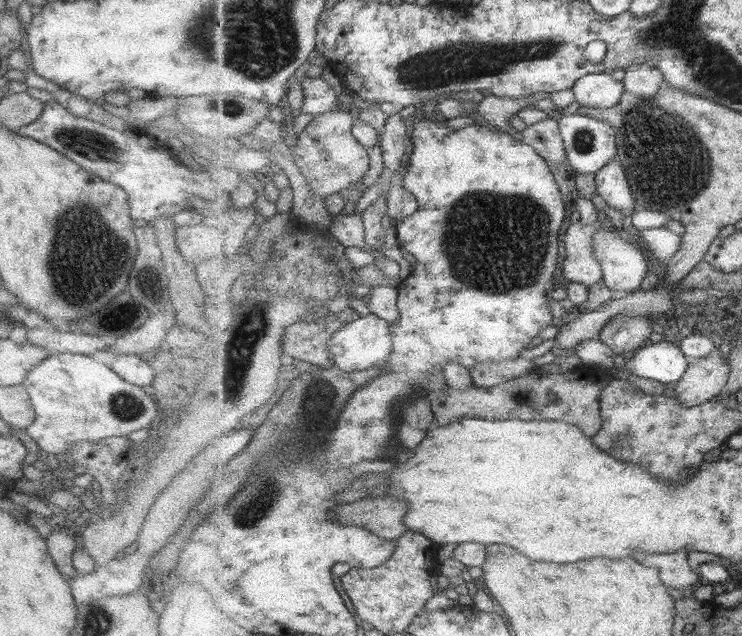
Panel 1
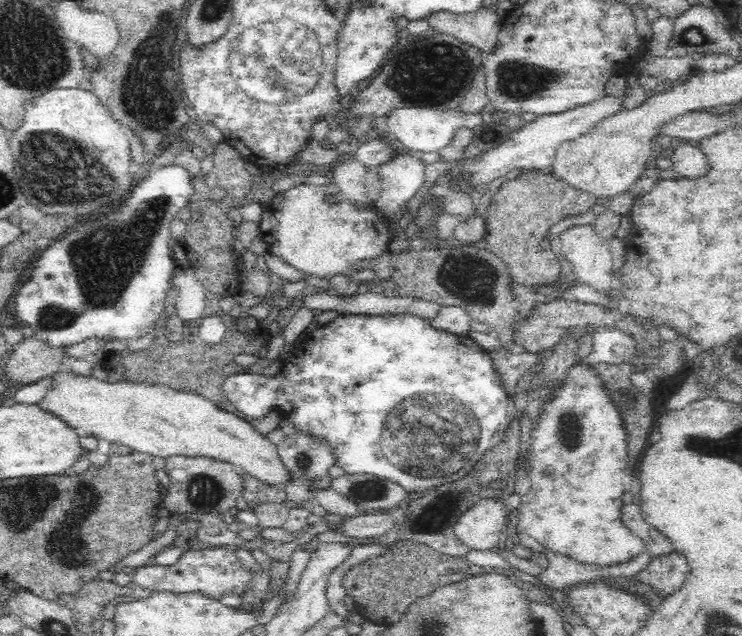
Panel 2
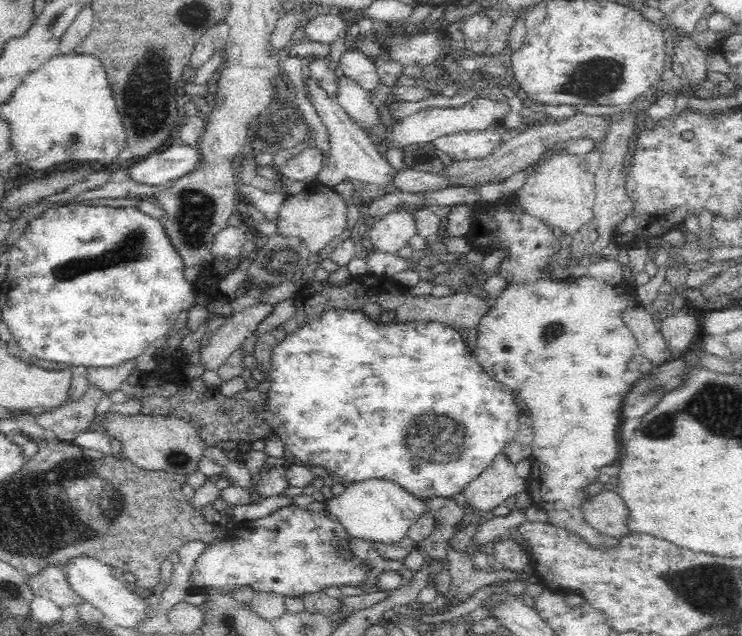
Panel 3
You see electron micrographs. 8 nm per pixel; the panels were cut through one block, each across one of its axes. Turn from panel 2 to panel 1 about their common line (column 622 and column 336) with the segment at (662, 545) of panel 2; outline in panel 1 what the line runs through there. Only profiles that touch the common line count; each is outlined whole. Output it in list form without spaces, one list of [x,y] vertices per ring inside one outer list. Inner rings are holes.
[[[390,496],[359,499],[337,505],[333,509],[333,523],[365,527],[383,540],[397,541],[409,532],[405,525],[407,504]]]

